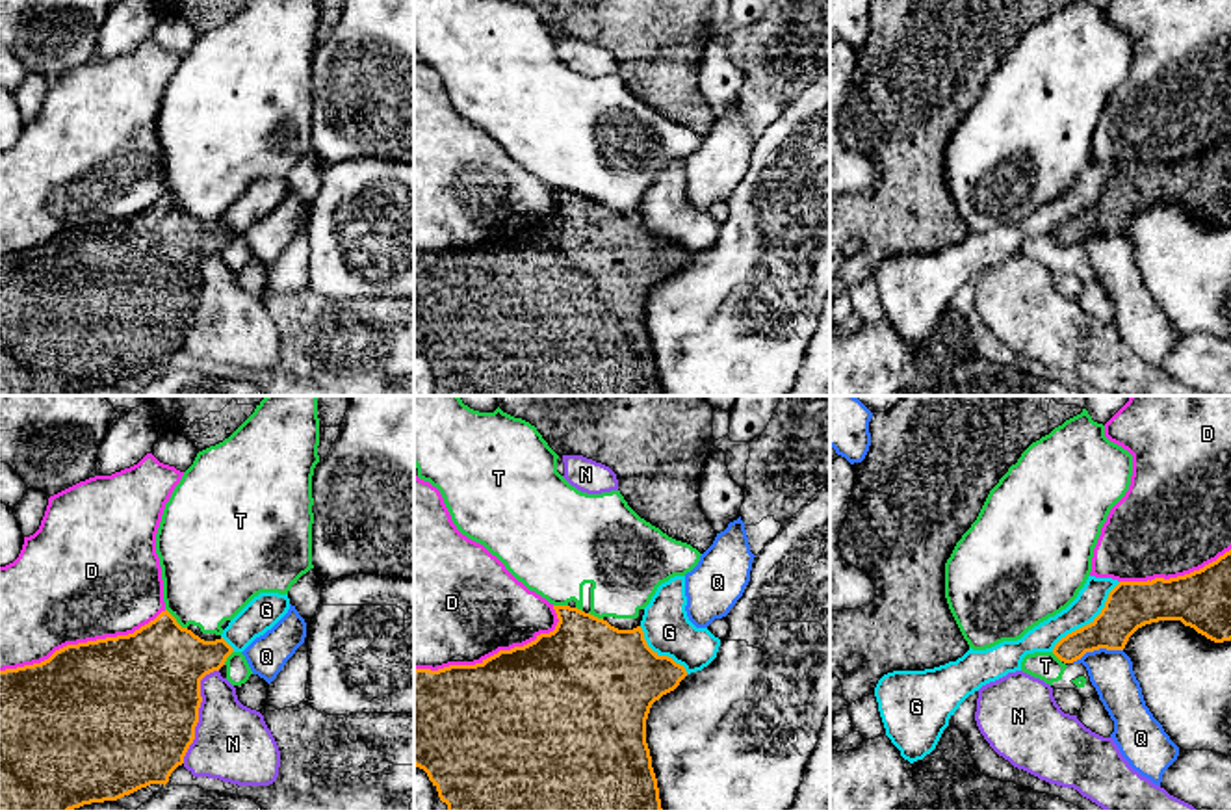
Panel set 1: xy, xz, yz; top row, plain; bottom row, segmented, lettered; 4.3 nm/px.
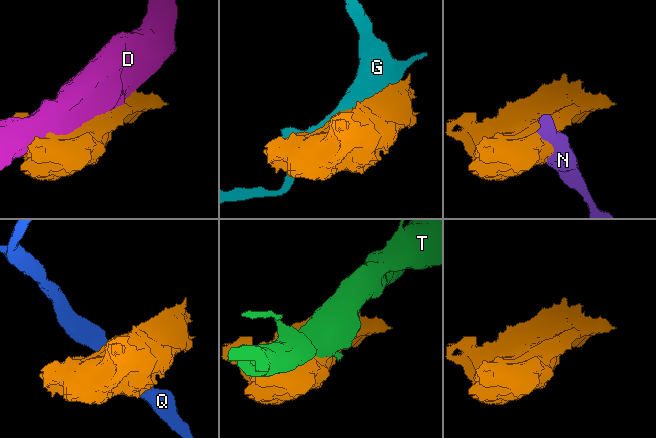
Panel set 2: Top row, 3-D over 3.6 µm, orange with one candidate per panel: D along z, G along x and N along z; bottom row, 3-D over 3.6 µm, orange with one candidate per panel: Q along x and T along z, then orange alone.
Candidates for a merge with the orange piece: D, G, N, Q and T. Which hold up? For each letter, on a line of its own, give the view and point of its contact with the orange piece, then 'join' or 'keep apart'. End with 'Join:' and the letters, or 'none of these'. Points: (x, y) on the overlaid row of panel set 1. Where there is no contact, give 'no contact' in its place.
D: meets orange in xz at (491, 656); keep apart
G: meets orange in yz at (1090, 623); keep apart
N: meets orange in xy at (197, 714); keep apart
Q: meets orange in yz at (1096, 649); keep apart
T: meets orange in xy at (175, 619); keep apart
Join: none of these

